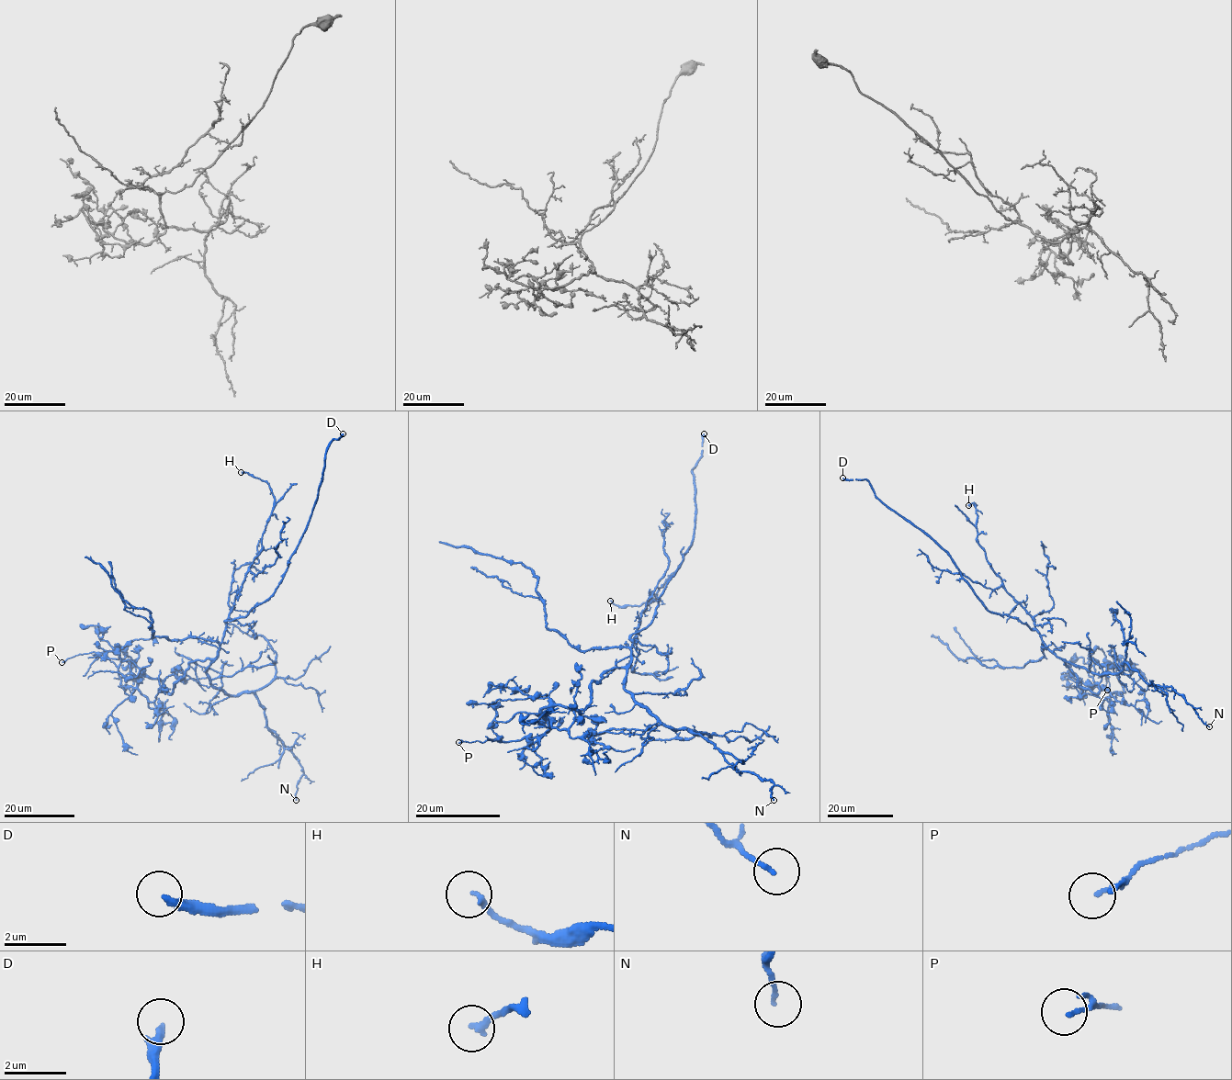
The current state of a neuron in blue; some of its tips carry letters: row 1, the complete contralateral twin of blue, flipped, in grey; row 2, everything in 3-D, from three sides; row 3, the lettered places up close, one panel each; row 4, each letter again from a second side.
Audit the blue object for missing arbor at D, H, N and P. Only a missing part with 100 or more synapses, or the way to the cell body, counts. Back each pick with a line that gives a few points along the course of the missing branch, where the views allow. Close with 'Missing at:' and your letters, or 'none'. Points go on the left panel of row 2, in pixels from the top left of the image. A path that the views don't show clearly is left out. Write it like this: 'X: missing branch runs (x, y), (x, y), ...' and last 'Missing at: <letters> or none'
D: missing branch runs (343, 433), (352, 424), (350, 421)
Missing at: D

